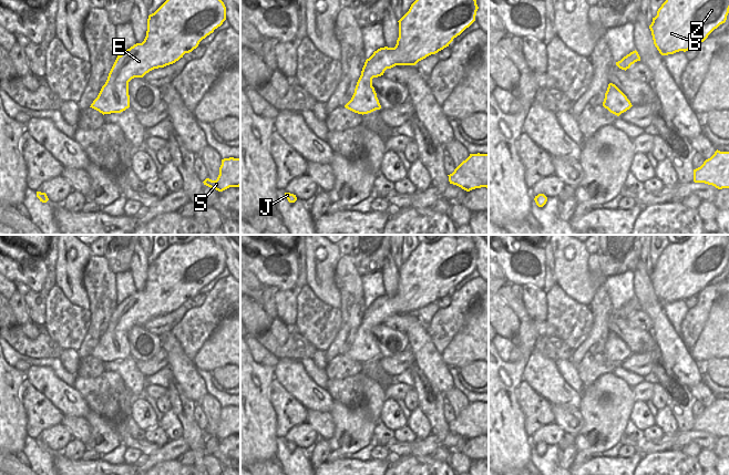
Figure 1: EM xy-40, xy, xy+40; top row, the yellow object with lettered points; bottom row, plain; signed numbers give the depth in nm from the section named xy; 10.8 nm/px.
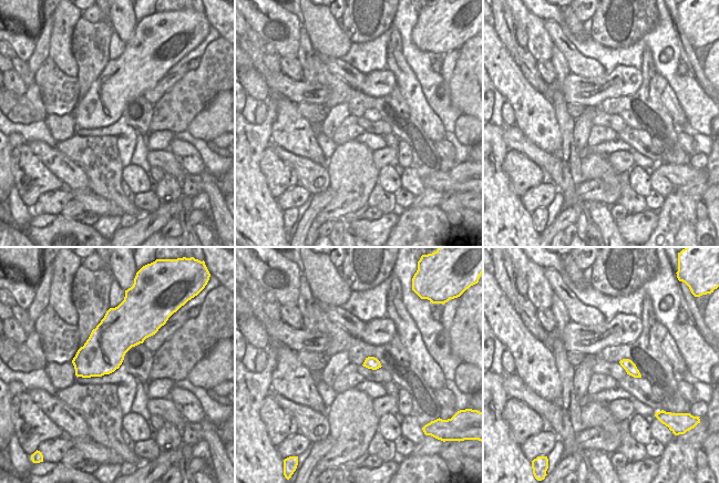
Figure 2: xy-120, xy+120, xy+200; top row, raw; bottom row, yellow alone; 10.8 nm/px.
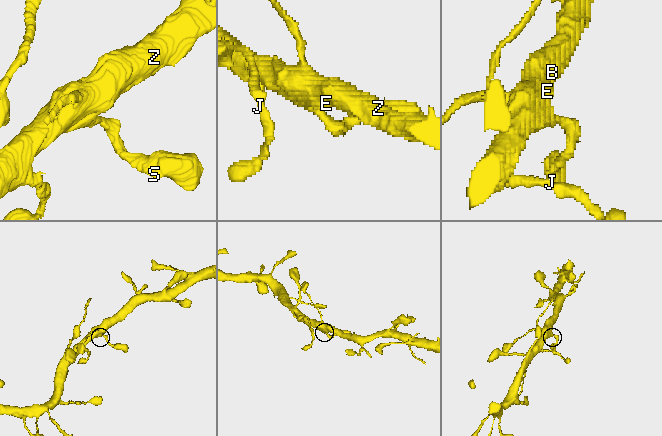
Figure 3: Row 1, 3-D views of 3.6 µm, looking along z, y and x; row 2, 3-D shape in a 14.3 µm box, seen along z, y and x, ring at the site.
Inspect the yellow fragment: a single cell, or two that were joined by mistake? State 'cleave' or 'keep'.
keep

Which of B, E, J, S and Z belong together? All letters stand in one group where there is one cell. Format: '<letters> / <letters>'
B E J S Z

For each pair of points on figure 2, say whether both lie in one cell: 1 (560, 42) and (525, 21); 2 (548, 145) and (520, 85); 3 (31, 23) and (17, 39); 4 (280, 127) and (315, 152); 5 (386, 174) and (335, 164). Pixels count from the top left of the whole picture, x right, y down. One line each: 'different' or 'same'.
1: different
2: same
3: different
4: same
5: different

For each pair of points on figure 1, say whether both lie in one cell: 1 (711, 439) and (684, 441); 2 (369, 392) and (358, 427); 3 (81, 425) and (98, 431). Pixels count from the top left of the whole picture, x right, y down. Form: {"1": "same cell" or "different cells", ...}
{"1": "same cell", "2": "same cell", "3": "different cells"}

